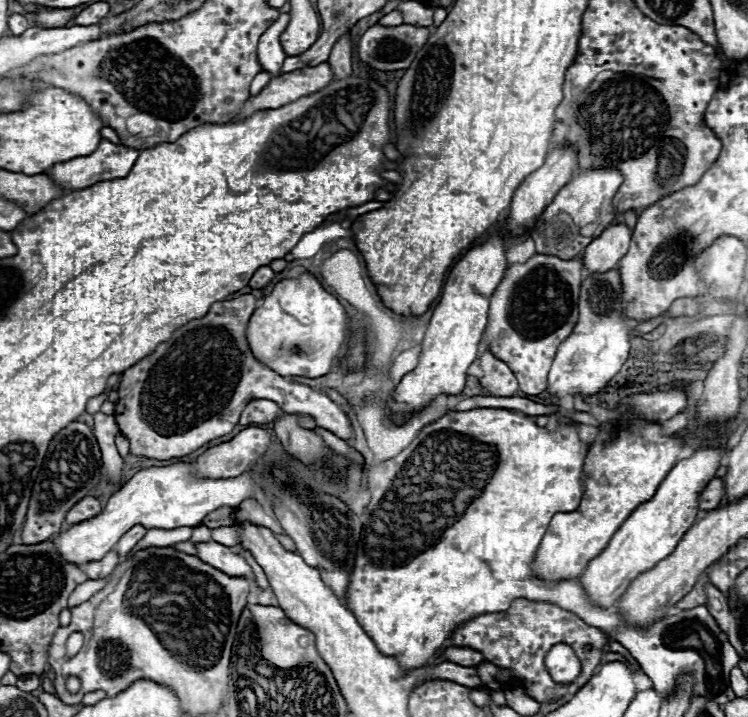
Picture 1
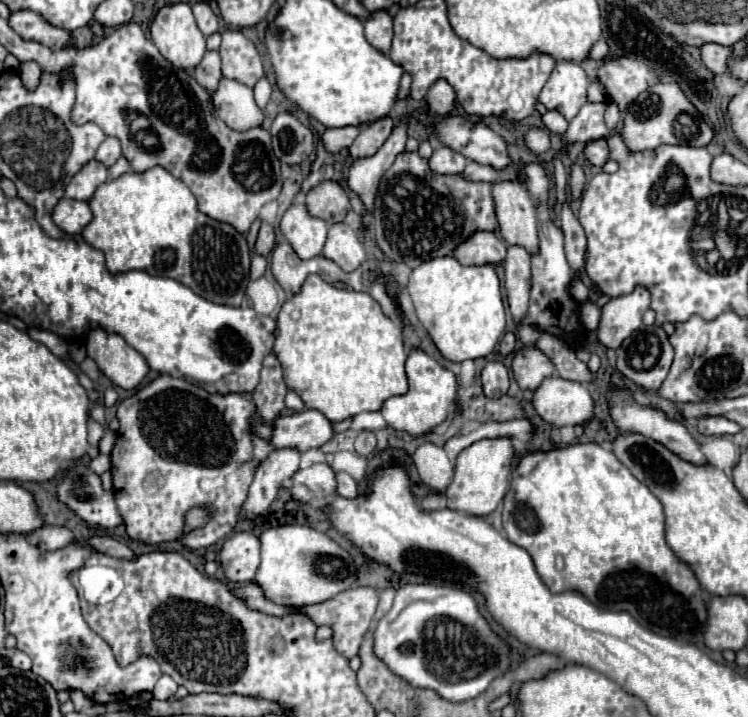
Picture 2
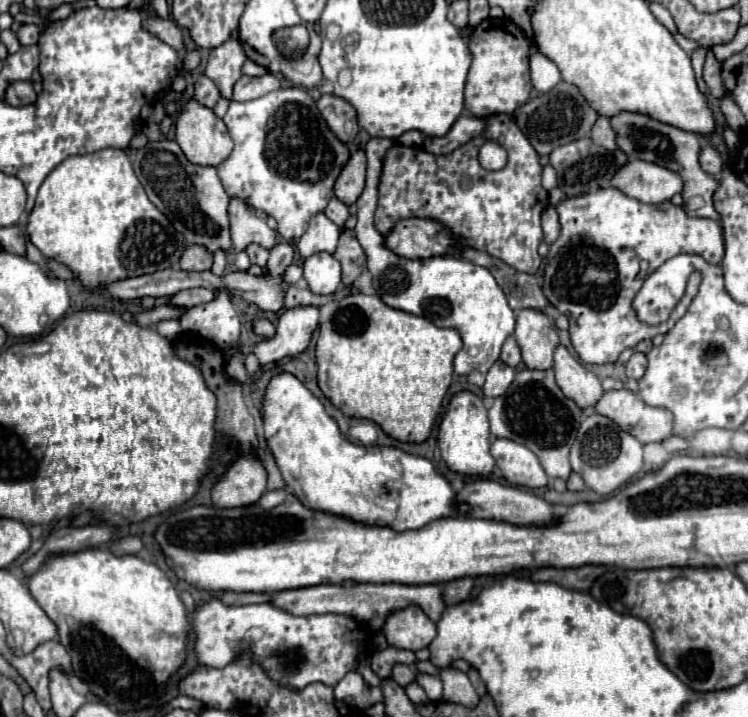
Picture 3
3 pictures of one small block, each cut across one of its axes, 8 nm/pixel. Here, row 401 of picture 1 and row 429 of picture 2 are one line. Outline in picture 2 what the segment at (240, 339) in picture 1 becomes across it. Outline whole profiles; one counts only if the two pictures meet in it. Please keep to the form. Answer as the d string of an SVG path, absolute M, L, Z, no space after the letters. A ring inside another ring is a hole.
M160 374L156 380L140 388L134 396L118 404L118 438L112 448L112 476L114 476L114 498L118 512L122 514L126 532L132 540L146 544L160 542L180 542L192 550L204 550L218 540L226 538L234 528L234 512L248 494L248 486L254 478L256 468L274 450L294 448L306 452L310 448L320 448L332 438L330 420L318 410L294 412L288 416L278 416L272 422L272 436L258 438L250 430L250 418L254 416L254 402L240 394L208 394L206 390L168 374ZM194 506L206 506L210 510L210 520L198 530L184 532L184 522L188 510Z

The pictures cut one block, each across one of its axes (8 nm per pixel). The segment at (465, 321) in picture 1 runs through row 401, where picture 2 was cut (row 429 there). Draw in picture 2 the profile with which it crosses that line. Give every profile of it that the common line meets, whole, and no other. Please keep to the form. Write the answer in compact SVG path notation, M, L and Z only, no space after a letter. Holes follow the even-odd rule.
M410 350L406 360L406 376L410 384L408 392L404 396L388 398L380 414L384 416L390 428L408 432L412 438L420 438L438 424L442 424L448 418L450 406L458 404L458 382L450 370L442 368L436 360L432 360L426 352L420 350Z

